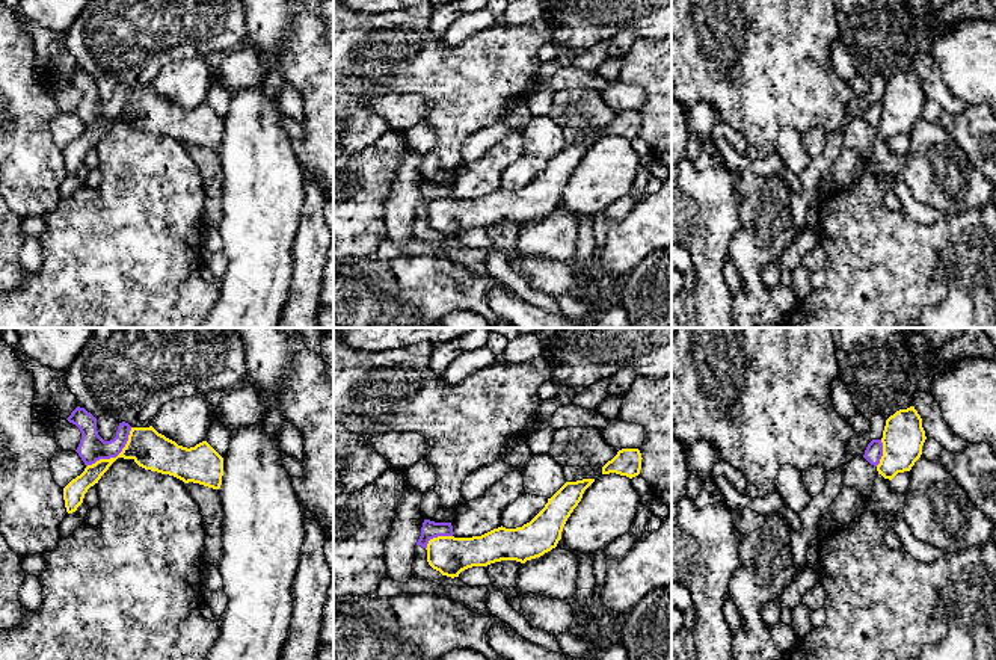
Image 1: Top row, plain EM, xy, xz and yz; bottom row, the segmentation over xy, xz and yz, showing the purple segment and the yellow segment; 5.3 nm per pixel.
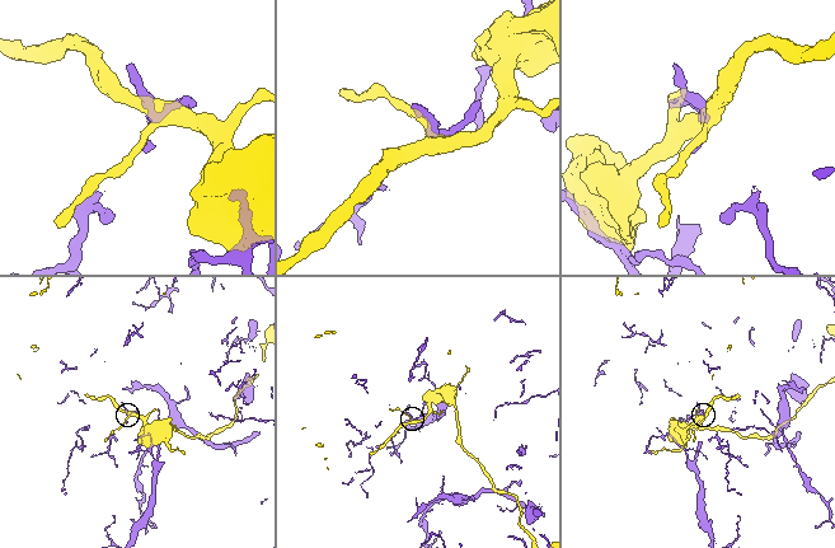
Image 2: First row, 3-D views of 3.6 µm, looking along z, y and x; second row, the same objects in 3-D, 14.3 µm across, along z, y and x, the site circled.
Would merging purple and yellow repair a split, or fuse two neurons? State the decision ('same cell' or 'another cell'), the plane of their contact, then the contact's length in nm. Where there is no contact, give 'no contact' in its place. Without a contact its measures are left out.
another cell; contact in xy; length 320 nm

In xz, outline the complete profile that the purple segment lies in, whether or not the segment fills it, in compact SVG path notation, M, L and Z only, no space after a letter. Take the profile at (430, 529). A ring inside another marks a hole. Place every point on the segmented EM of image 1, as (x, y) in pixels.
M424 520L421 536L415 545L412 578L444 584L445 592L442 595L465 606L466 609L483 610L487 607L489 595L493 592L501 592L504 597L521 600L524 616L531 627L548 631L554 636L567 633L570 630L573 610L569 604L569 600L555 600L539 594L521 595L515 586L504 591L493 584L468 588L456 586L451 577L442 575L427 562L427 544L430 539L438 536L453 536L451 523L435 523Z

